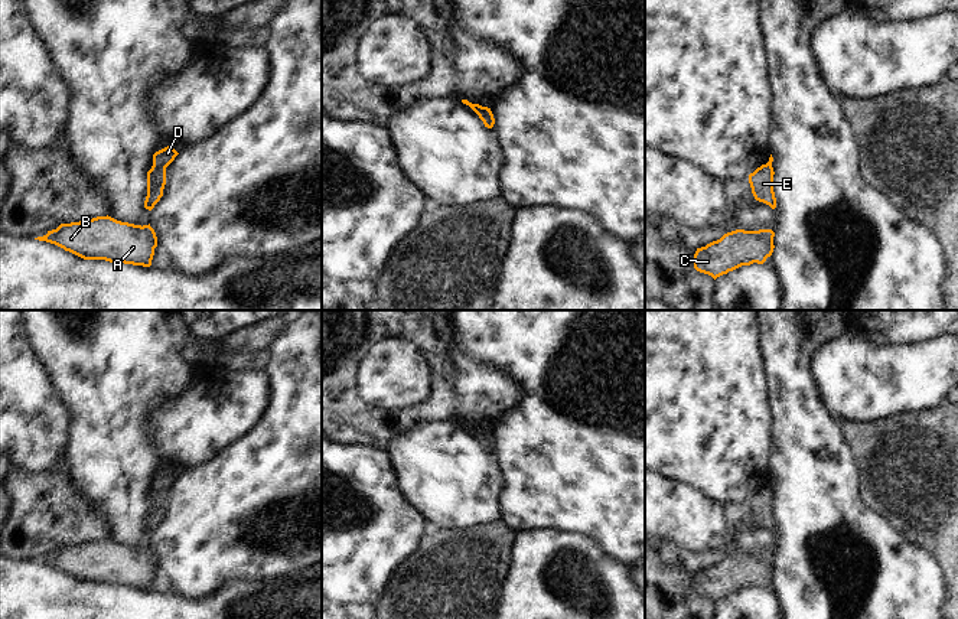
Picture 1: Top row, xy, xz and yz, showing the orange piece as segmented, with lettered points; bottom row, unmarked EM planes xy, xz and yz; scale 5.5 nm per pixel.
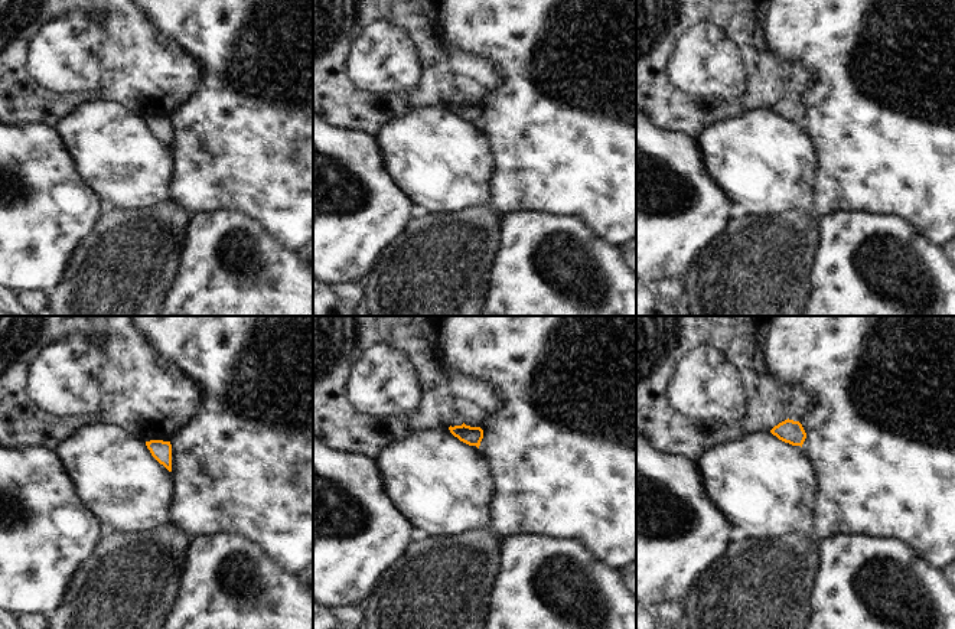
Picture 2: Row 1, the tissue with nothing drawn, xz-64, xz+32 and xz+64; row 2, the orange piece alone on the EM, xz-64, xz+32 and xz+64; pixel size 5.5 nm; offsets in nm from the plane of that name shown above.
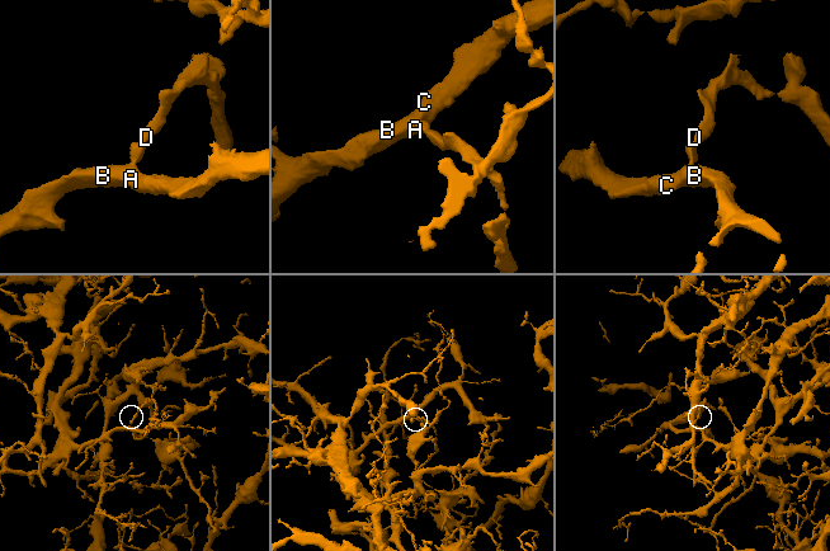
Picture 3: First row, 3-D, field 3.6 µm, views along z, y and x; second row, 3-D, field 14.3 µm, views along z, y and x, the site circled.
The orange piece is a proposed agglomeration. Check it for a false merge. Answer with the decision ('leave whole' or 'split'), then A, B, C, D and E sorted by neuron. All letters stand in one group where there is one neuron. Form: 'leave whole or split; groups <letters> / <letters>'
split; groups A B C E / D

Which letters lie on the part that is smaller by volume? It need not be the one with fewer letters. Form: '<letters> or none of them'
D.

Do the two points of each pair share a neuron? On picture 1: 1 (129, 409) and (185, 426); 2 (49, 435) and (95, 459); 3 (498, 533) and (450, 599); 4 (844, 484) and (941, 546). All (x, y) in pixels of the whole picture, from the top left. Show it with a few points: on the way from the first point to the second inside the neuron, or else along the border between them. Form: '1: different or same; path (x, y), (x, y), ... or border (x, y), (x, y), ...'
1: different; border (176, 396), (147, 417), (152, 448)
2: different; border (67, 409), (69, 430), (64, 453)
3: same; path (488, 549), (453, 583)
4: different; border (854, 462), (862, 484), (862, 499), (886, 518)

